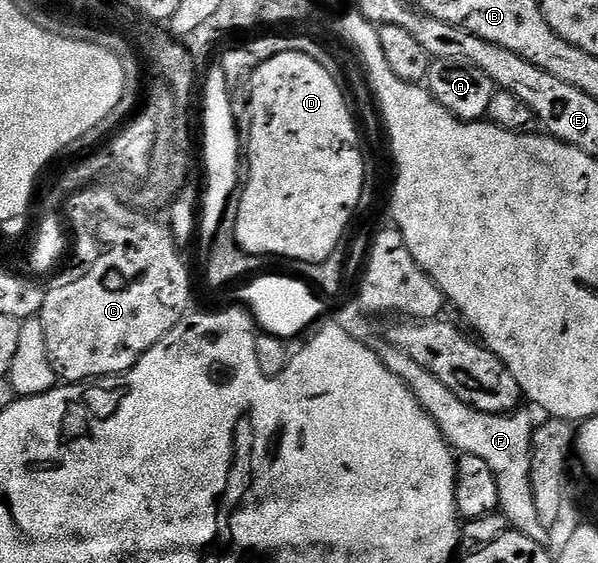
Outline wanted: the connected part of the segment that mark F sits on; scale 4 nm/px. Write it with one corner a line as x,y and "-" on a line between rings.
384,336
368,338
367,344
375,351
383,367
391,371
391,375
403,379
403,383
413,392
415,399
419,399
427,415
431,415
431,419
437,424
450,447
458,454
470,453
479,456
488,467
491,467
498,485
499,511
506,522
516,532
535,539
535,543
548,546
551,533
550,530
539,527
535,499
532,498
532,437
535,425
534,422
529,422
528,415
521,413
522,411
510,414
479,411
463,403
463,399
459,399
459,395
451,391
451,387
443,387
443,383
439,383
439,379
435,379
431,371
427,371
420,363
415,363
411,355
399,351
399,347
385,340

